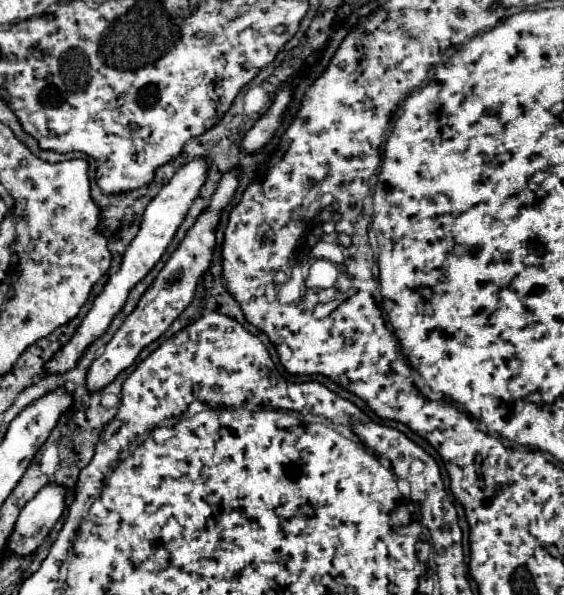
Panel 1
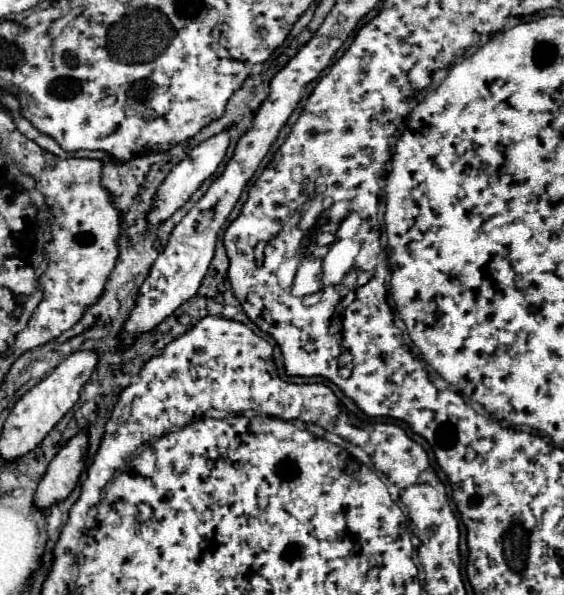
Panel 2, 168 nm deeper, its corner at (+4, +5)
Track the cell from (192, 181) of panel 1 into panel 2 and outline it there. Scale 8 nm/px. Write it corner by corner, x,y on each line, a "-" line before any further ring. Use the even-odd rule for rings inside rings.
223,131
219,135
209,137
207,141
199,143
195,149
191,149
191,153
171,169
171,173
165,177
165,181
159,185
159,189
155,193
153,209
147,213
147,221
151,227
157,227
157,225
161,225
161,221
167,221
181,205
185,205
189,201
189,197
199,189
199,185
217,171
219,163
225,157
225,149
229,145
229,139
231,139
229,131

